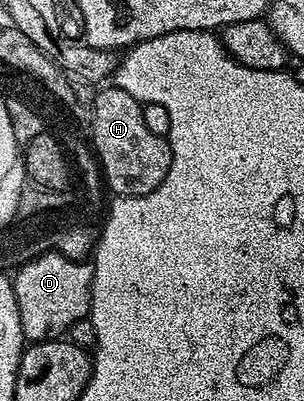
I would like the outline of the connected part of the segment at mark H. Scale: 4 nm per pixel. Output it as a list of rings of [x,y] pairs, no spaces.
[[[108,84],[96,91],[92,117],[95,119],[98,170],[101,175],[104,173],[109,188],[113,190],[111,193],[125,198],[137,198],[154,192],[154,188],[158,188],[168,174],[172,153],[167,137],[146,128],[144,106],[141,102],[134,100],[130,92]]]

